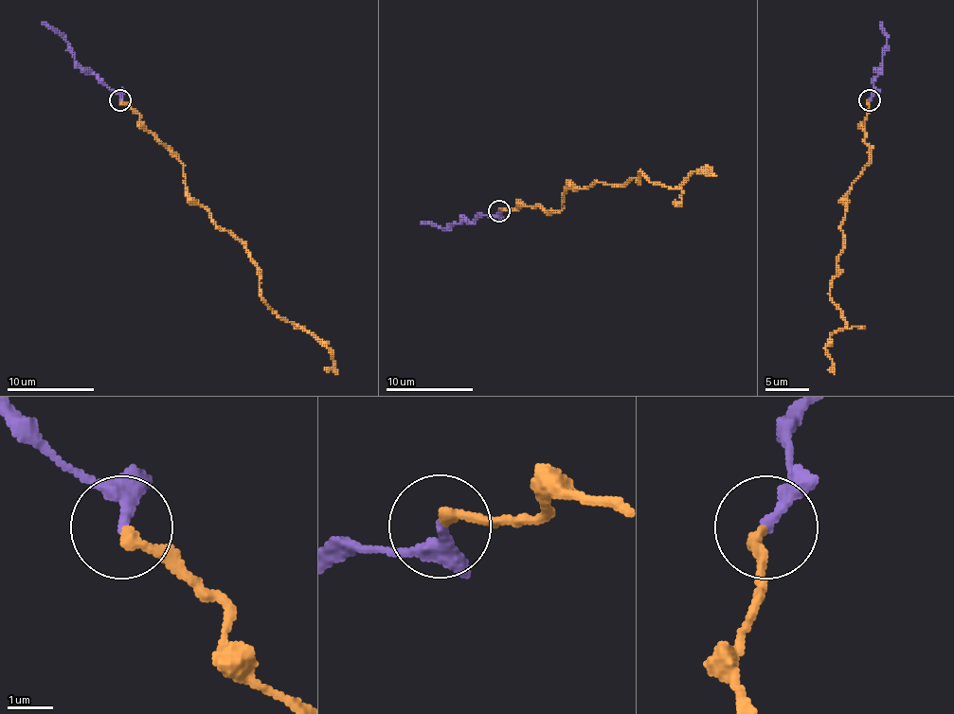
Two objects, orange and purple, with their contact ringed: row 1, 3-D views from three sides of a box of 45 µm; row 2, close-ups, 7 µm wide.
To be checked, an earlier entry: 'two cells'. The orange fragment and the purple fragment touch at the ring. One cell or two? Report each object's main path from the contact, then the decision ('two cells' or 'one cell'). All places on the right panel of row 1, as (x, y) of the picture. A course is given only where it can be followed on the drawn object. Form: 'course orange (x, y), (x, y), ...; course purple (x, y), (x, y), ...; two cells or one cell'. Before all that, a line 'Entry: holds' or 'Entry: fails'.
Entry: fails
course orange (869, 100), (869, 163), (845, 196), (843, 246), (830, 298), (847, 324), (825, 348), (830, 369); course purple (869, 100), (873, 94), (873, 80), (880, 74), (882, 48), (887, 44), (880, 22); one cell

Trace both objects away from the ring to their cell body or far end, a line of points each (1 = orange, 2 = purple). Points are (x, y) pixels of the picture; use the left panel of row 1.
1: (120, 100), (181, 163), (189, 196), (243, 246), (257, 268), (261, 298), (327, 348), (333, 365), (324, 369)
2: (120, 100), (117, 94), (74, 59), (72, 48), (42, 22)

